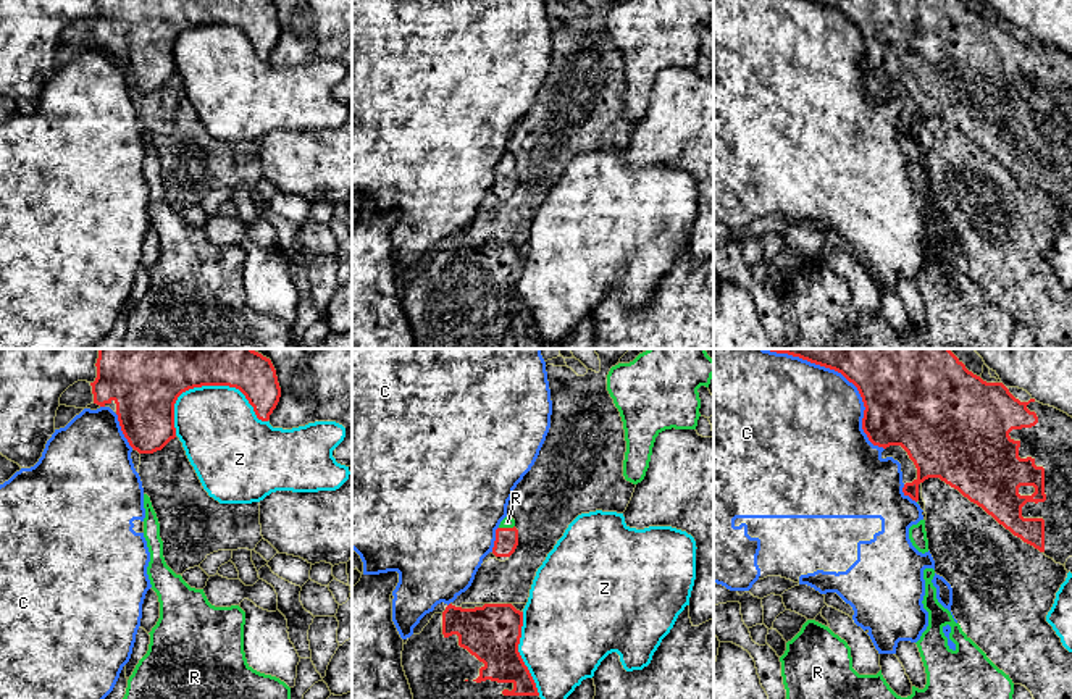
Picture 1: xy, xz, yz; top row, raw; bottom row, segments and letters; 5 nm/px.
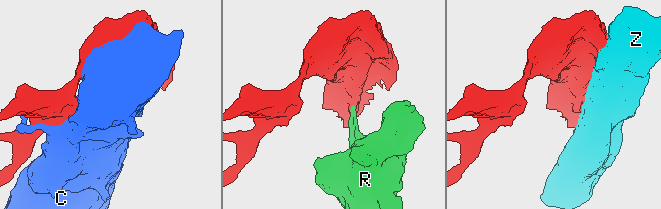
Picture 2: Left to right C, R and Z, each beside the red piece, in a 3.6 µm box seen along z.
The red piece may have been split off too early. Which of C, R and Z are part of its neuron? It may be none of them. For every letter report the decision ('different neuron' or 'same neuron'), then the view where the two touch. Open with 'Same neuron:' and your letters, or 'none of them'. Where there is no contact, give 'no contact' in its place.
Same neuron: R
C: different neuron | yz
R: same neuron | xz
Z: different neuron | xy

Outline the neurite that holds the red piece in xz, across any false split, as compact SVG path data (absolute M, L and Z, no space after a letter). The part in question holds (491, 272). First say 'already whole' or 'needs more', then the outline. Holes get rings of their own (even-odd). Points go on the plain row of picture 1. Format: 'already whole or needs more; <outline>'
needs more; M449 242L442 252L434 252L420 273L408 276L402 289L413 349L594 349L593 316L583 318L560 344L542 341L518 291L521 265L523 250L512 242L475 247Z

